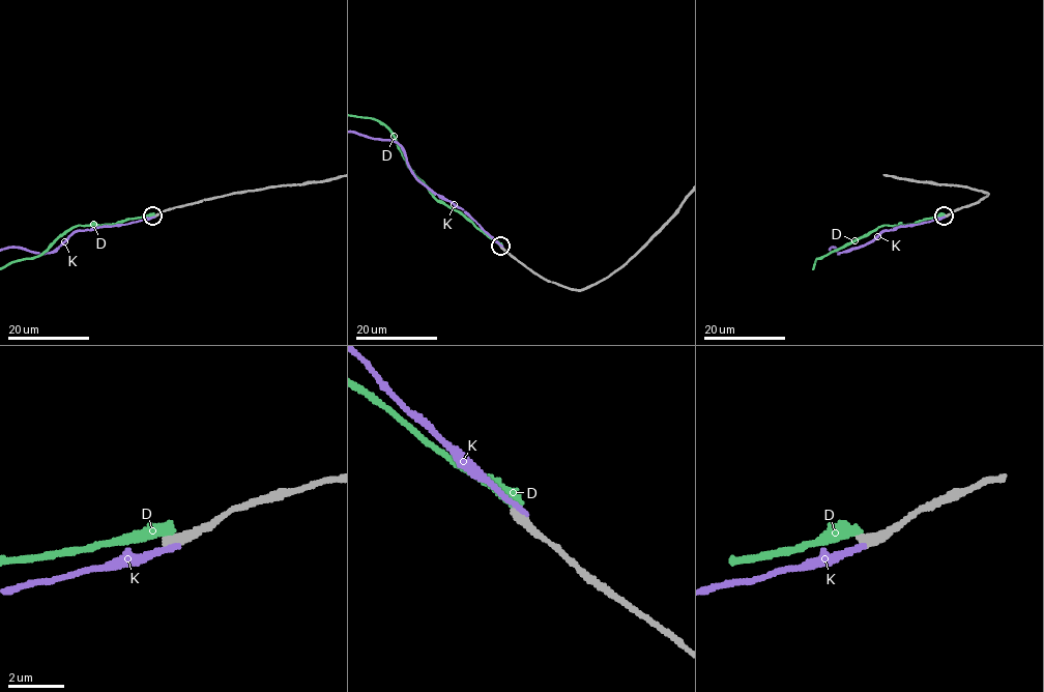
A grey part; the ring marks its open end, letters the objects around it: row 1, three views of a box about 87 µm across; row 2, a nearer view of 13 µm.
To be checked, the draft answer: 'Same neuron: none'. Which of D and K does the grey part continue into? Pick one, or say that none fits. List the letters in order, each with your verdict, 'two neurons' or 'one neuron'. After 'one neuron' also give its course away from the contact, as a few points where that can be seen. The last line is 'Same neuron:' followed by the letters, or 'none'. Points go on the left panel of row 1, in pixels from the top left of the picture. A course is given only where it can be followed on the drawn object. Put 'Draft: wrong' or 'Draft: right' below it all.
D: two neurons
K: two neurons
Same neuron: none
Draft: right

